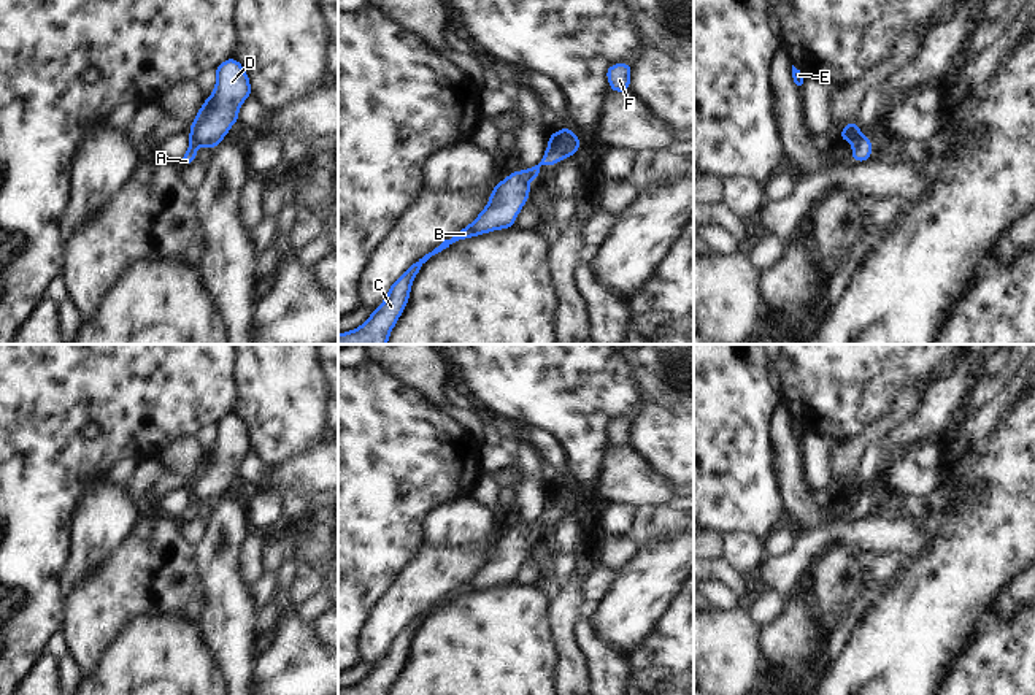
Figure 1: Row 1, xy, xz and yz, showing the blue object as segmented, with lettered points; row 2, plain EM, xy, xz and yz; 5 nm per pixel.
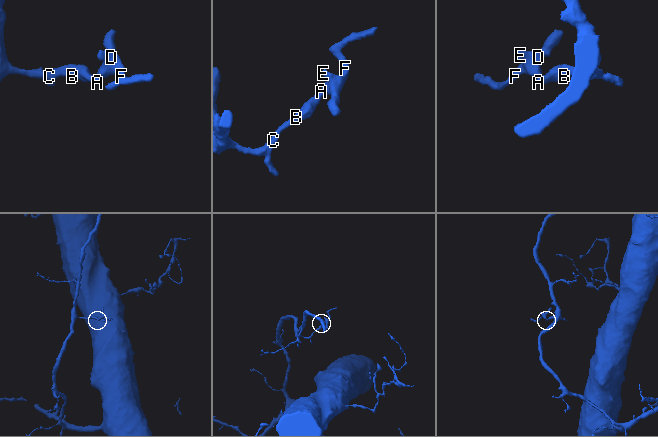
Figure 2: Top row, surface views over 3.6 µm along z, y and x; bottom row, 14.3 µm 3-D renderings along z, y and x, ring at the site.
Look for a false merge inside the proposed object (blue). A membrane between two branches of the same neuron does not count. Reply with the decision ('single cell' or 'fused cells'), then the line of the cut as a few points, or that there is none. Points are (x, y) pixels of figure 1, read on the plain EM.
single cell | no cut

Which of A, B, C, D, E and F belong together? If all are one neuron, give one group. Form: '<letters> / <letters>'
A B C D E F

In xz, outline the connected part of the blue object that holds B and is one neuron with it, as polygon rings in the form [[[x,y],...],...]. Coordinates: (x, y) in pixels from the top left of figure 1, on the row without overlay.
[[[565,481],[557,489],[549,489],[548,506],[538,520],[514,527],[500,536],[491,547],[489,560],[478,570],[476,576],[444,595],[432,608],[416,616],[389,644],[381,662],[375,663],[371,671],[356,685],[338,690],[338,695],[387,695],[397,679],[408,655],[411,639],[422,620],[435,609],[452,601],[454,598],[483,590],[492,586],[514,582],[521,563],[529,555],[529,535],[540,535],[541,520],[554,520],[562,514],[573,513],[581,503],[581,495]]]

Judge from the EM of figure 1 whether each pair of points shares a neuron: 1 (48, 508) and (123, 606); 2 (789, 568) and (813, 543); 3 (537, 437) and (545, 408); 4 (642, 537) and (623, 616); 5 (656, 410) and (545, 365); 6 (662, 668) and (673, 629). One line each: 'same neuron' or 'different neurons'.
1: different neurons
2: same neuron
3: different neurons
4: different neurons
5: different neurons
6: same neuron

